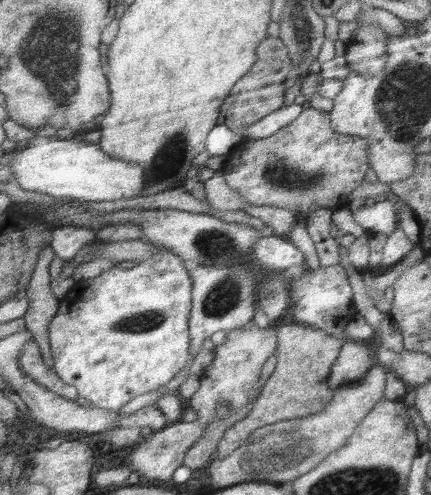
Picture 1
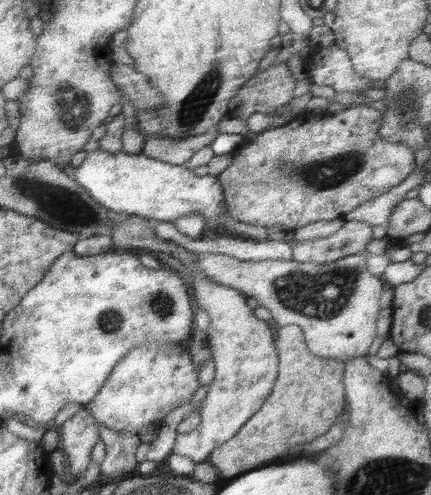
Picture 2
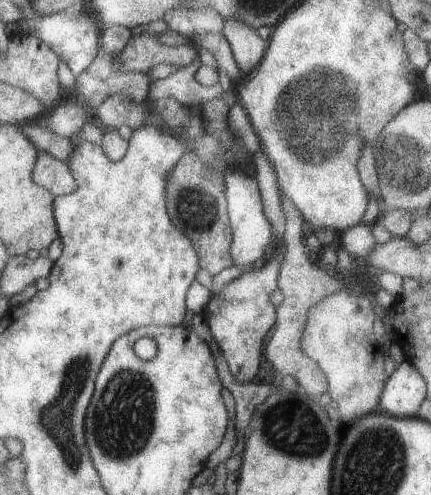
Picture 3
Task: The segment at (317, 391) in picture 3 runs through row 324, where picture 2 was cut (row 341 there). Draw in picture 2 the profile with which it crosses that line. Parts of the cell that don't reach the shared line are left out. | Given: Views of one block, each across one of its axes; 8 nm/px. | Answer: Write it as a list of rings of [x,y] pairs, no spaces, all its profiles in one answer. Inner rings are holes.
[[[299,326],[275,328],[275,352],[279,356],[279,374],[271,394],[265,400],[265,406],[237,432],[237,436],[215,448],[207,458],[225,478],[237,476],[257,468],[261,462],[273,460],[283,452],[283,448],[287,450],[295,444],[307,444],[319,438],[327,432],[333,420],[337,422],[337,418],[345,416],[347,412],[343,364],[337,360],[311,356]]]

